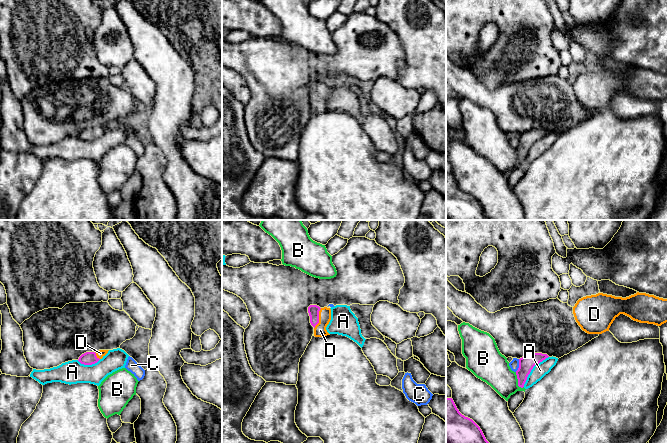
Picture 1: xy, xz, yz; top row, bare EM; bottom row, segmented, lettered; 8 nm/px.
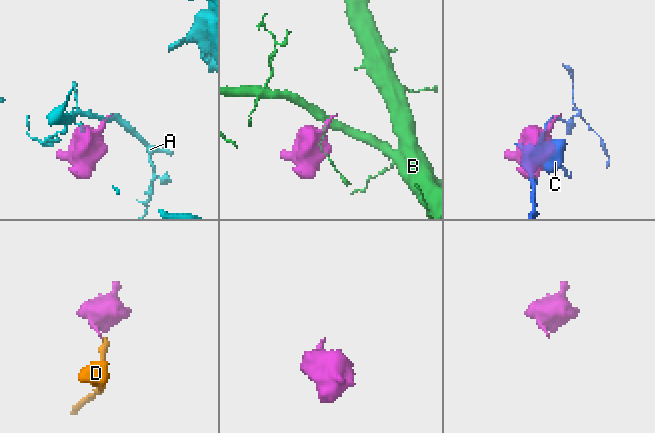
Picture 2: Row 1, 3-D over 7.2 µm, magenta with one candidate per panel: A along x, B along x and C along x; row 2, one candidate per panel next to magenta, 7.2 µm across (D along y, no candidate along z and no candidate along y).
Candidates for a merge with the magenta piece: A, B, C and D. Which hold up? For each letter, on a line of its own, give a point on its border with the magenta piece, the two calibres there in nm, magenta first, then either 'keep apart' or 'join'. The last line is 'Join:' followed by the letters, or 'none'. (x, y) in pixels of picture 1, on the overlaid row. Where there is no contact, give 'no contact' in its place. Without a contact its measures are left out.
A: yz (532, 368) | 120/110 nm | keep apart
B: yz (518, 381) | 120/260 nm | keep apart
C: yz (519, 365) | 120/80 nm | keep apart
D: xz (318, 318) | 90/100 nm | join
Join: D

